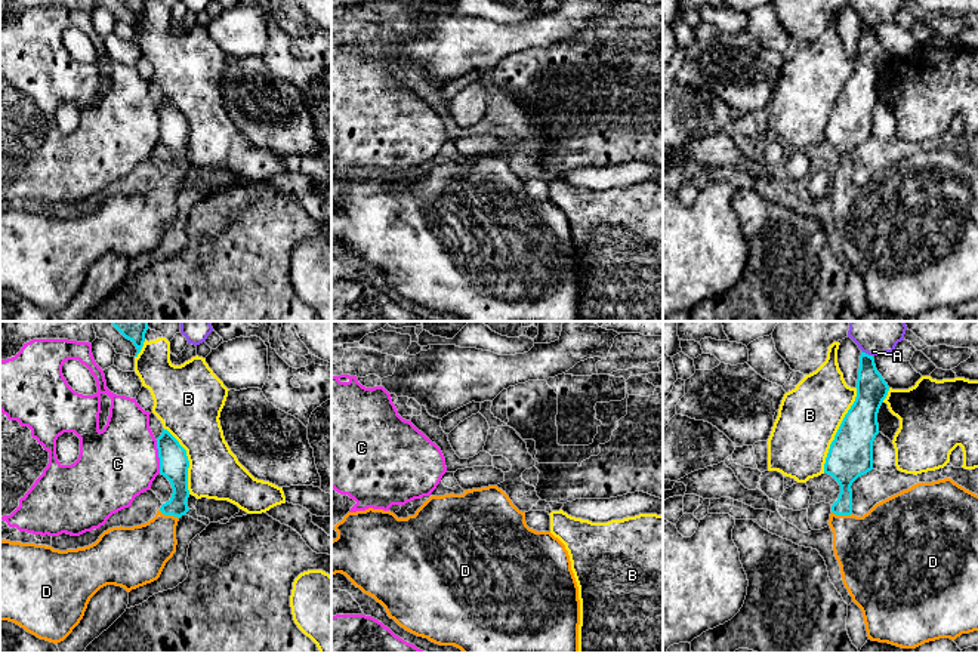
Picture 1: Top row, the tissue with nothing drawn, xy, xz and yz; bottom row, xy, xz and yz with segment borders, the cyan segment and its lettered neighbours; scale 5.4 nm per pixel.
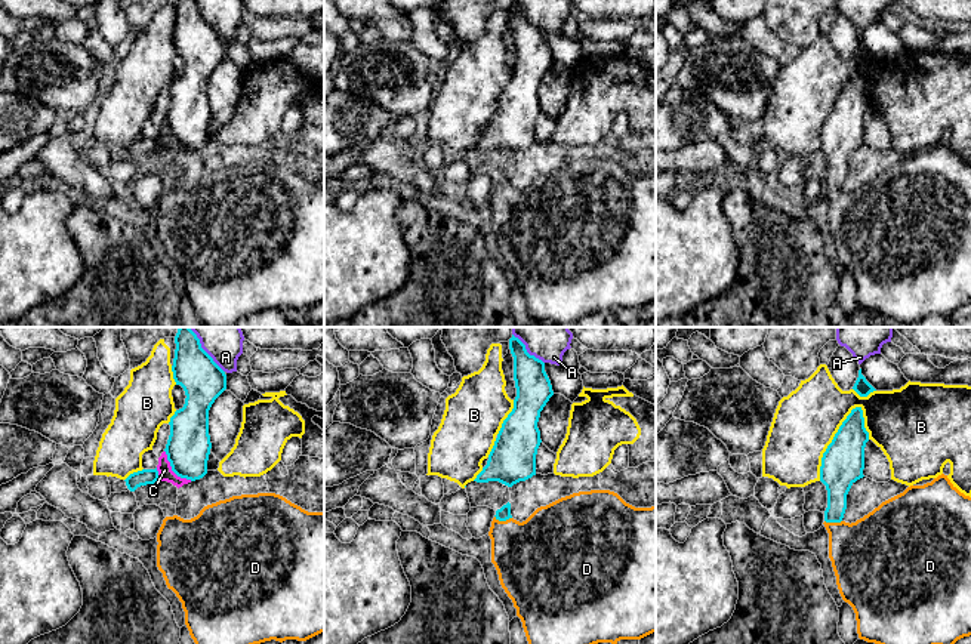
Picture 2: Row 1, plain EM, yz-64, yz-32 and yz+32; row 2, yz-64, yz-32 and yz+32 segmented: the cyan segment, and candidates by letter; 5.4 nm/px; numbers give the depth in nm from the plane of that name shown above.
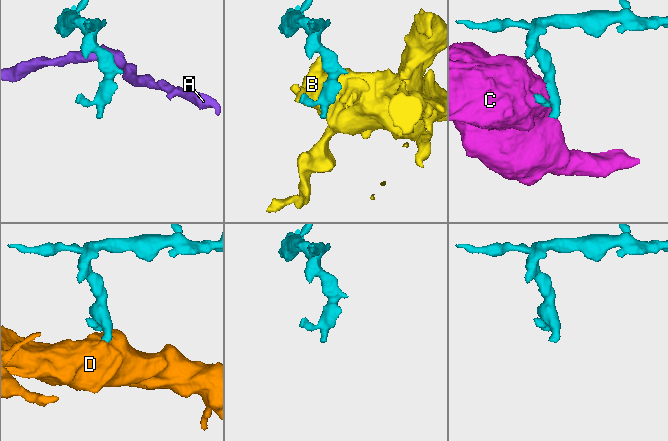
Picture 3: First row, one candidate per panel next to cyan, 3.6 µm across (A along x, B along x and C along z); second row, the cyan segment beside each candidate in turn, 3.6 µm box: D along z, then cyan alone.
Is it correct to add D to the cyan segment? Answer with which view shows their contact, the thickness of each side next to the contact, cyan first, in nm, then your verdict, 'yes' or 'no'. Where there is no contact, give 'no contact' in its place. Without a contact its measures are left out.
xy | 140/280 nm | yes

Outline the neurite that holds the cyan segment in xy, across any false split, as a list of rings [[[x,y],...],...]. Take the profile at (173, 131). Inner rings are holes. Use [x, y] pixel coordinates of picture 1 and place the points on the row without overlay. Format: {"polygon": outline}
{"polygon": [[[163,96],[157,107],[160,142],[173,157],[169,170],[155,185],[133,195],[112,195],[84,216],[59,219],[46,213],[0,209],[0,289],[9,289],[40,308],[64,309],[80,292],[90,267],[104,255],[115,253],[127,261],[157,249],[166,231],[176,221],[176,194],[188,176],[186,118]]]}

